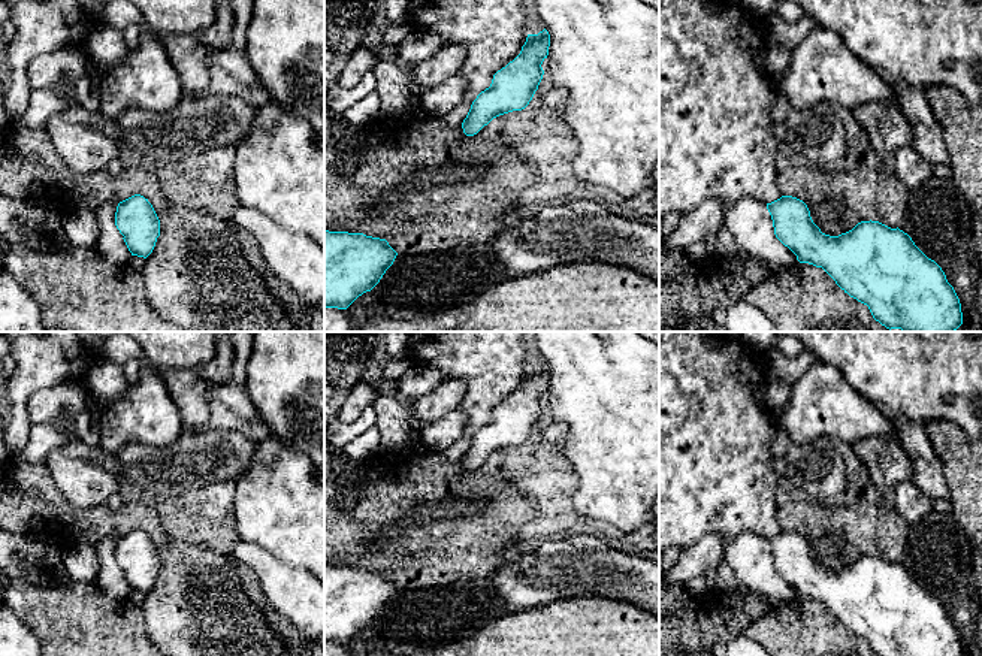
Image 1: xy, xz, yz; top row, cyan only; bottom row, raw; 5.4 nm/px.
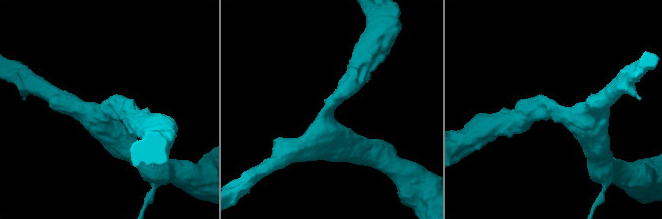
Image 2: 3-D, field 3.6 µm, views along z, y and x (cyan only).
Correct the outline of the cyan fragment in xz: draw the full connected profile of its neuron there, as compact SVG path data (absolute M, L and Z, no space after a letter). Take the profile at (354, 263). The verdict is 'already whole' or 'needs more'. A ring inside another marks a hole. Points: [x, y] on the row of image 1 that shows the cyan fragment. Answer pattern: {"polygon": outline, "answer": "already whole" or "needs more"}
{"polygon": "M324 230L324 309L347 309L380 282L396 256L386 239Z", "answer": "already whole"}

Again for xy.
{"polygon": "M135 194L120 202L115 226L132 256L146 259L152 253L160 236L160 220L148 199Z", "answer": "already whole"}

